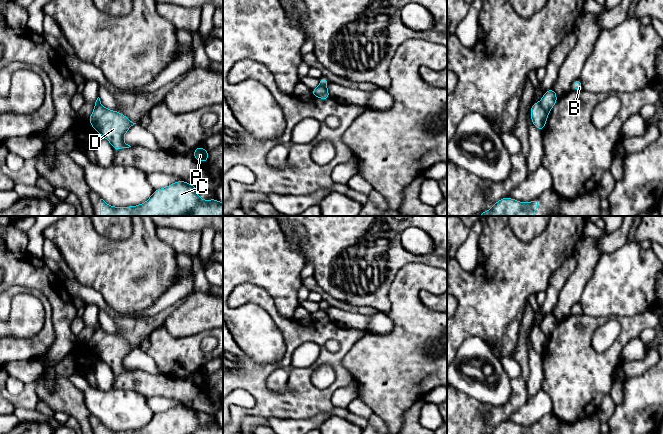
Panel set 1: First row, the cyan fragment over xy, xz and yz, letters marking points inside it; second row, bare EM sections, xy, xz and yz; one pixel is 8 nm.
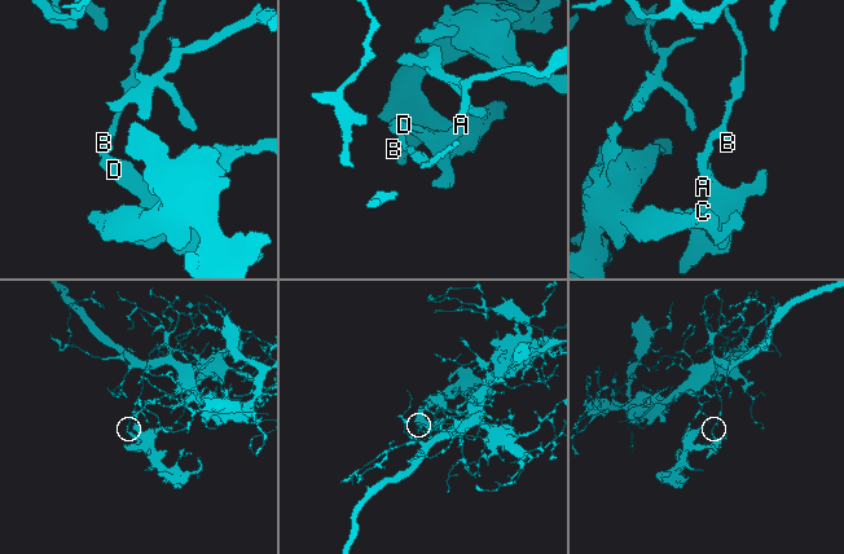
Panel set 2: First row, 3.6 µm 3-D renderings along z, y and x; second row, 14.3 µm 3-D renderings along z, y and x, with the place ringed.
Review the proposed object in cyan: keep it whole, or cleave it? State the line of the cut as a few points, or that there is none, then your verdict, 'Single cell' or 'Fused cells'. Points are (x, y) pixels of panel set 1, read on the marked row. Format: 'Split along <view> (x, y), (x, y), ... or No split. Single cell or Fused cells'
Split along yz (539, 103), (547, 113). Fused cells

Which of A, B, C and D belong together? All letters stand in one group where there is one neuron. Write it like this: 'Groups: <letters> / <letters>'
Groups: A C D / B

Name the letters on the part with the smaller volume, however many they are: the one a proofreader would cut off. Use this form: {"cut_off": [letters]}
{"cut_off": ["A", "C", "D"]}

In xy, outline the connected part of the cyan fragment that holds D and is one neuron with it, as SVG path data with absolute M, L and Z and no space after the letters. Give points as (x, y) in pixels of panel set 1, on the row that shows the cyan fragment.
M103 105L94 108L88 122L112 145L114 150L131 147L123 140L125 133L136 123L130 121L121 112L108 110Z

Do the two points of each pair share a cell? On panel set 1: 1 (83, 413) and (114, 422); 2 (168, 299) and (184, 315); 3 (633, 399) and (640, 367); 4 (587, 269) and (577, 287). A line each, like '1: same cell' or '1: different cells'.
1: different cells
2: different cells
3: different cells
4: same cell

